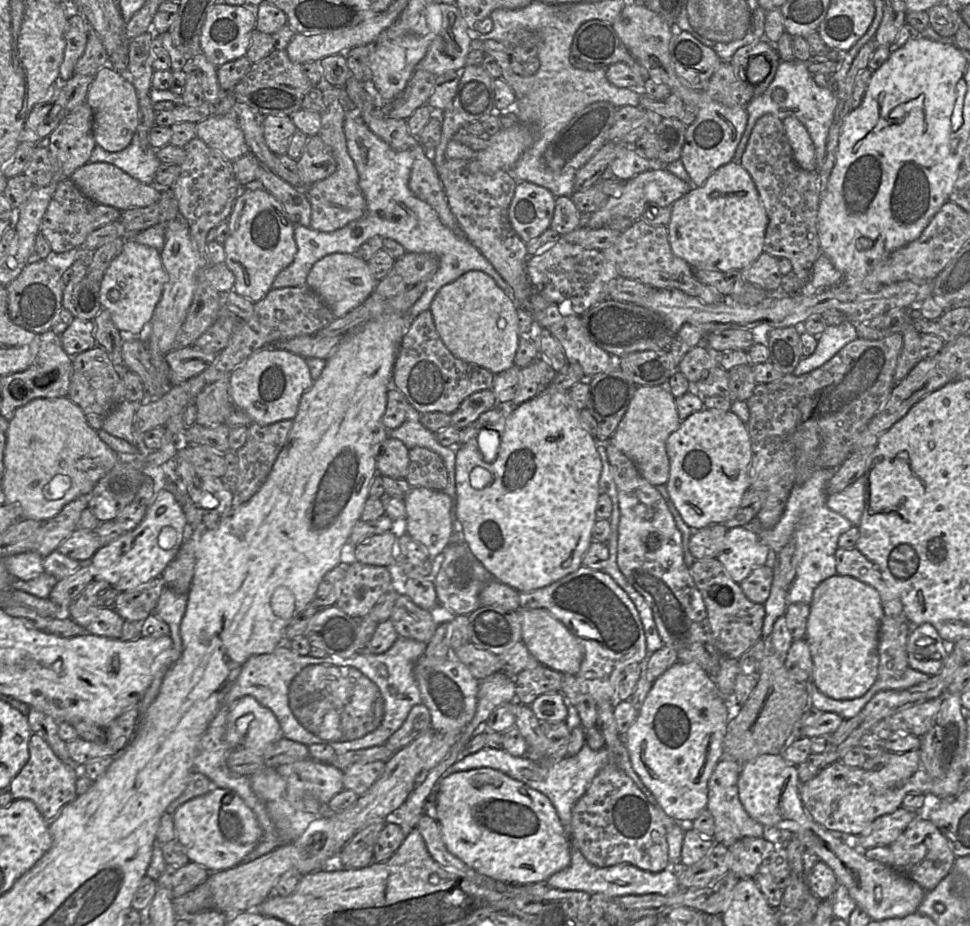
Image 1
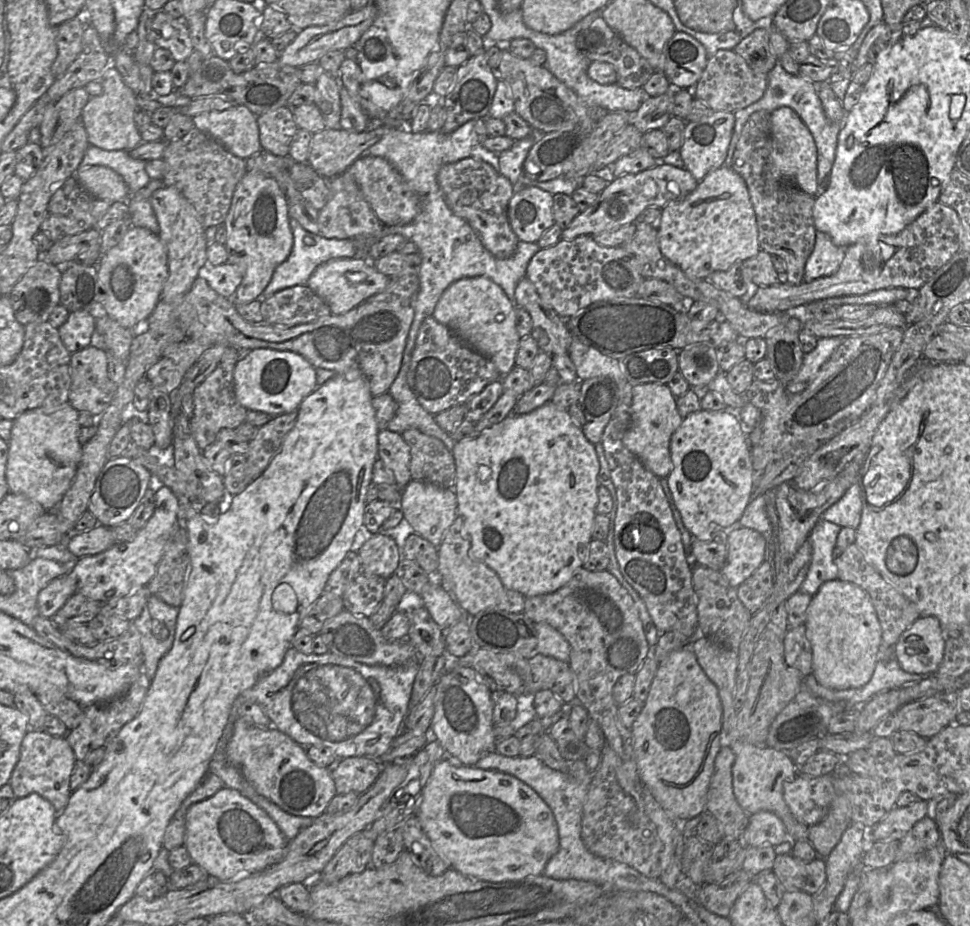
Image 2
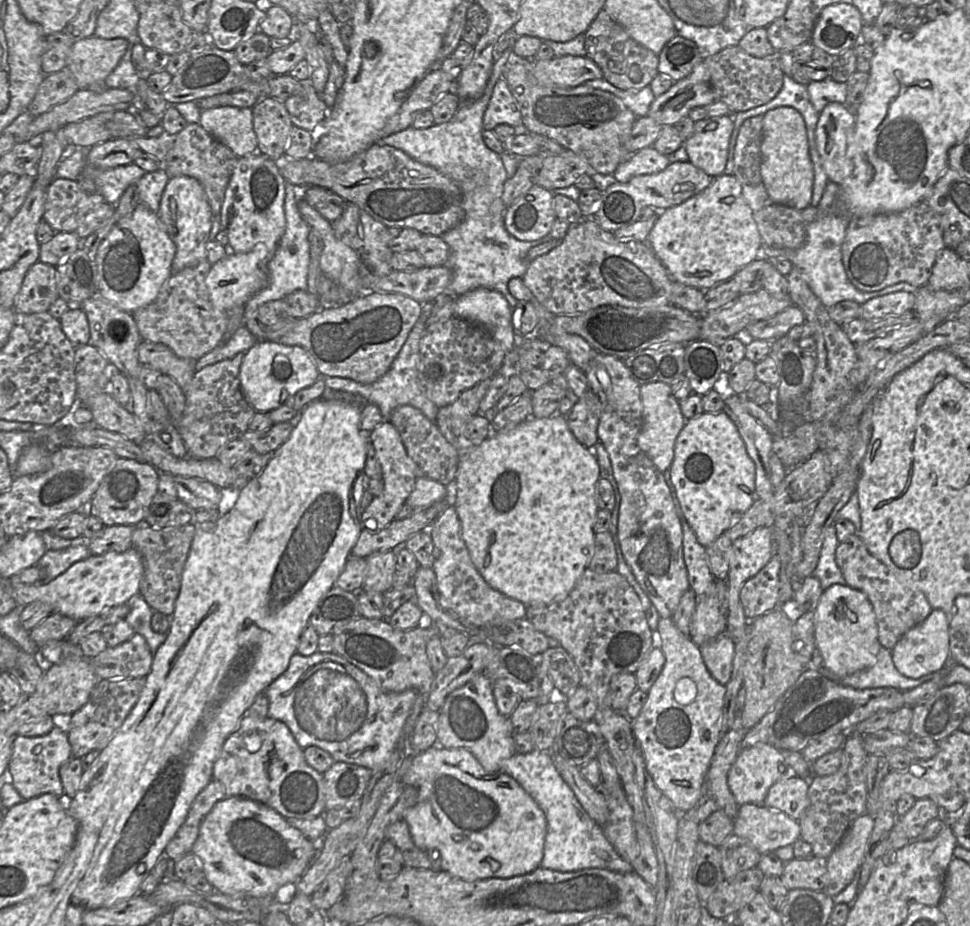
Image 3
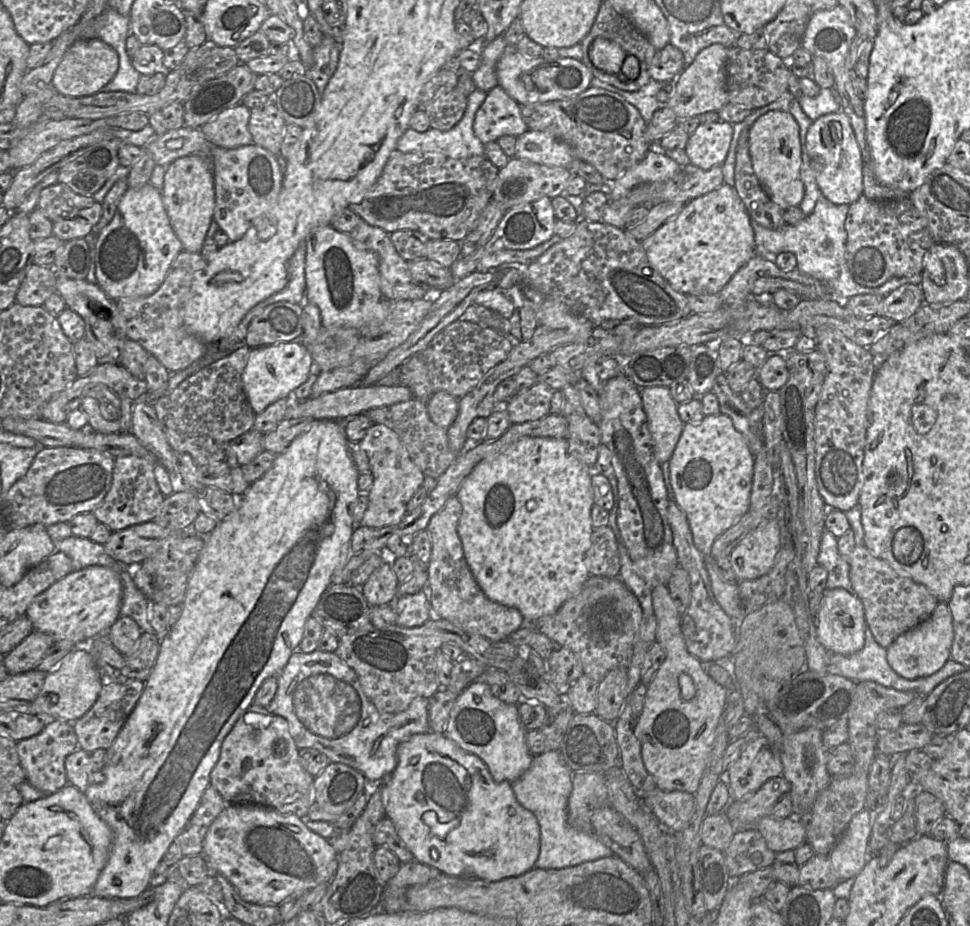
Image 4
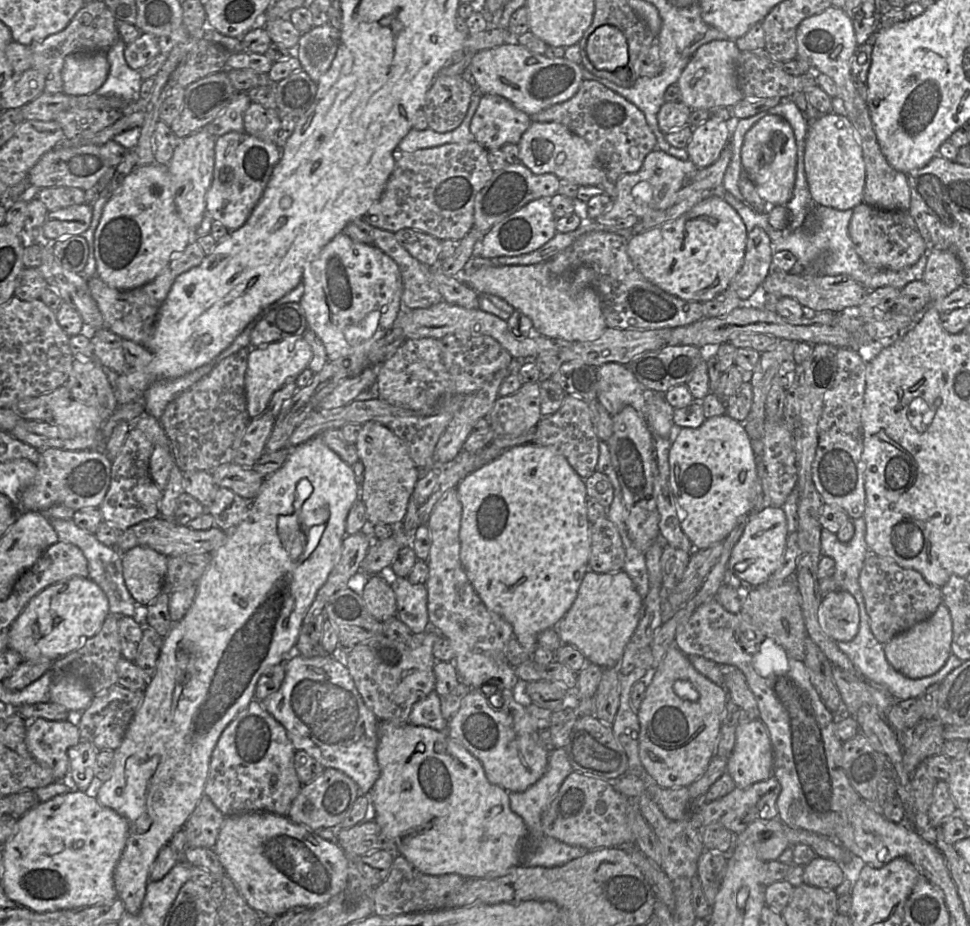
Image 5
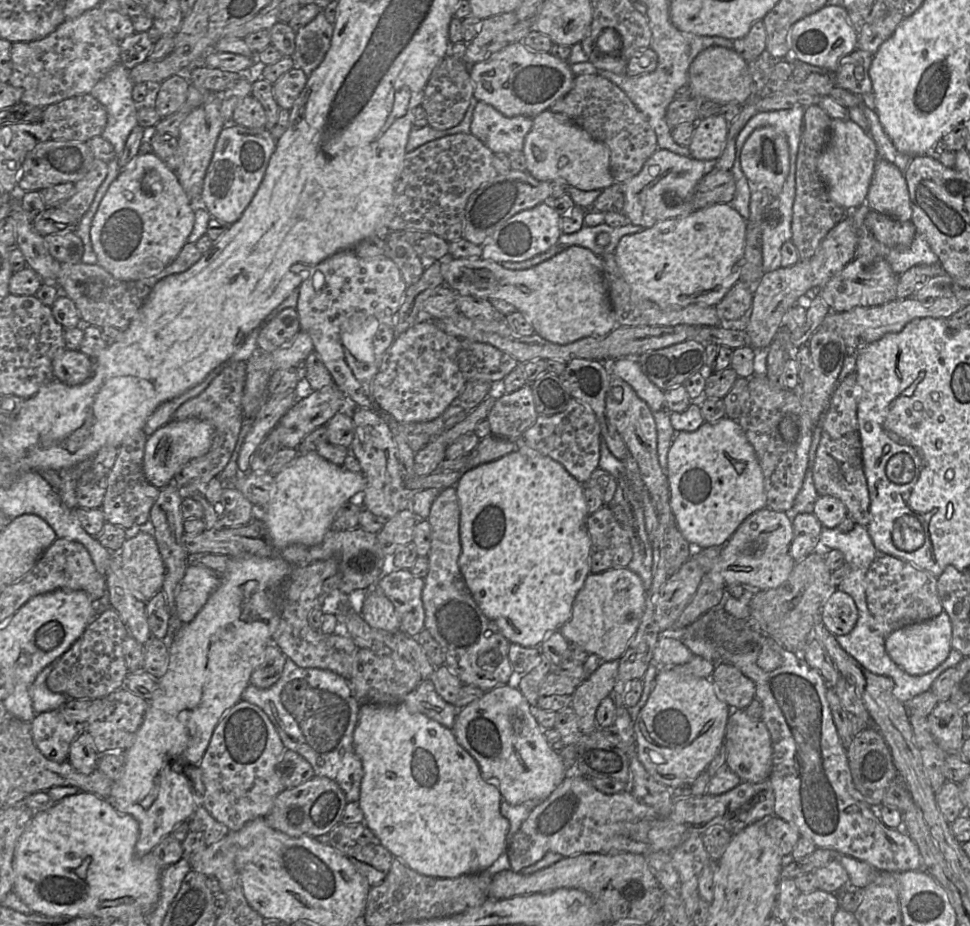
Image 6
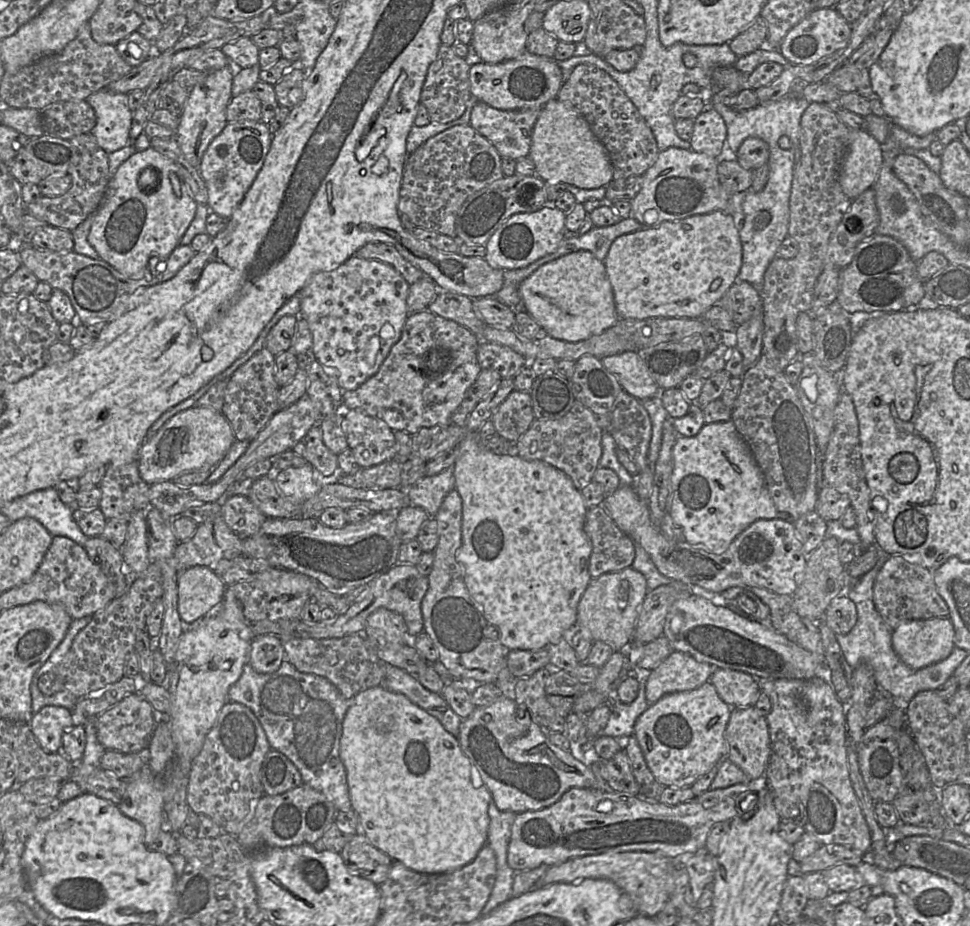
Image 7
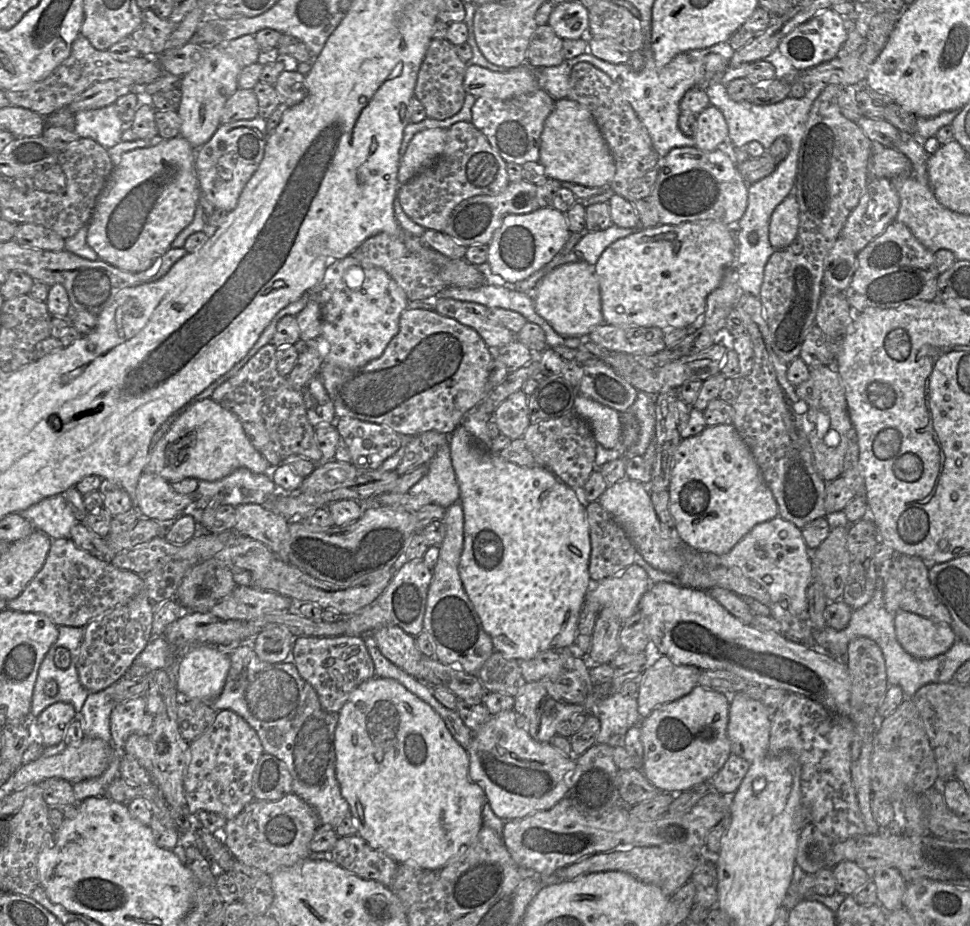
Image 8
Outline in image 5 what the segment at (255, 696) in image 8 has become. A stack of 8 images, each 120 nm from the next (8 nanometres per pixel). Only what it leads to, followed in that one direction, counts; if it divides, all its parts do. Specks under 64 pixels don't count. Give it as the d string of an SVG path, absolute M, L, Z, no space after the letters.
M340 650L338 654L328 654L313 658L306 658L297 653L290 654L285 661L285 676L280 687L277 691L270 694L260 702L263 708L284 727L287 737L295 750L305 751L315 760L317 760L325 769L333 768L346 774L357 784L359 796L369 794L380 775L380 768L376 759L376 749L378 745L377 727L379 720L375 714L366 707L358 690L356 689L352 677L350 676L347 667L344 665L344 661L342 659L342 650Z

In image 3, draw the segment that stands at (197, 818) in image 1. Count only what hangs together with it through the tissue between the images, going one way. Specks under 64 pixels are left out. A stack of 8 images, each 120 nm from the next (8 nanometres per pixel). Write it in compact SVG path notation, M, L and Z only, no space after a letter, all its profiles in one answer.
M226 796L213 806L202 820L192 847L192 853L198 858L201 870L214 890L227 895L254 897L275 897L281 887L296 883L317 852L318 843L304 836L275 810L254 800L235 796Z

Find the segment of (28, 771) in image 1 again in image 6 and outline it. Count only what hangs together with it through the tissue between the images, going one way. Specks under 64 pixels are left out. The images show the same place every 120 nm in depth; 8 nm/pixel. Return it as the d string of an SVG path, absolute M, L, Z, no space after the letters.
M58 710L36 714L30 724L34 744L47 759L57 763L68 761L70 745L82 725L67 721Z

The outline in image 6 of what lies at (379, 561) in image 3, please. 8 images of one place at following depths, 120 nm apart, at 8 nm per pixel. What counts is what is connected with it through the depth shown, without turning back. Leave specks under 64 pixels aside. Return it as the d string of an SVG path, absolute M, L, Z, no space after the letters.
M371 589L364 601L361 615L365 622L376 629L391 634L401 630L400 619L393 603L378 589Z

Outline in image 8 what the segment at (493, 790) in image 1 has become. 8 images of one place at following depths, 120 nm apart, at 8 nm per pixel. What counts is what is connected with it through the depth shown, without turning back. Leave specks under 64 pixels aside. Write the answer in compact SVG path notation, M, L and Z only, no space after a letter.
M373 677L360 684L347 699L338 713L335 729L335 772L343 798L350 807L357 834L374 850L383 852L398 864L412 864L425 870L444 867L449 861L459 856L477 837L482 823L482 808L487 799L484 790L469 777L469 755L451 735L443 719L426 702L418 698L407 688L391 678Z

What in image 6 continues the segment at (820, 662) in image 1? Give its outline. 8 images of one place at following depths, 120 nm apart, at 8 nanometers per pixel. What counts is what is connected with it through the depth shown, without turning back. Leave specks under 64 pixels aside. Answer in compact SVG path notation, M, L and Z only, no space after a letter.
M841 589L834 590L821 610L821 619L835 636L850 633L858 620L854 599Z

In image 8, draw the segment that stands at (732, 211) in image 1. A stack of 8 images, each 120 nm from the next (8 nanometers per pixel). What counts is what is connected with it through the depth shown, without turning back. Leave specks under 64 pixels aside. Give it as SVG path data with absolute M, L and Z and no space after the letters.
M699 220L639 229L612 243L595 264L603 322L663 329L694 327L706 310L708 295L718 287L726 270L734 263L734 236L728 226L720 221Z

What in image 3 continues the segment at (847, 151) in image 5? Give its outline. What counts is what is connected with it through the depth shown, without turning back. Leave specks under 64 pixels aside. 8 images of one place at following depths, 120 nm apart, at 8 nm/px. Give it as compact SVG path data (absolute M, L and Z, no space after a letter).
M828 103L819 113L816 148L828 180L837 185L841 185L852 171L852 163L847 157L847 141L854 124L854 112L844 104Z

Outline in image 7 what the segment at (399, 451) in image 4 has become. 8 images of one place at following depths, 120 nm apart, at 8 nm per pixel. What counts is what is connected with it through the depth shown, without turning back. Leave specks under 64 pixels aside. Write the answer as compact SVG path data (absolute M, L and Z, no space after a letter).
M343 409L343 430L348 447L362 469L395 458L396 441L393 430L381 419L360 409Z

